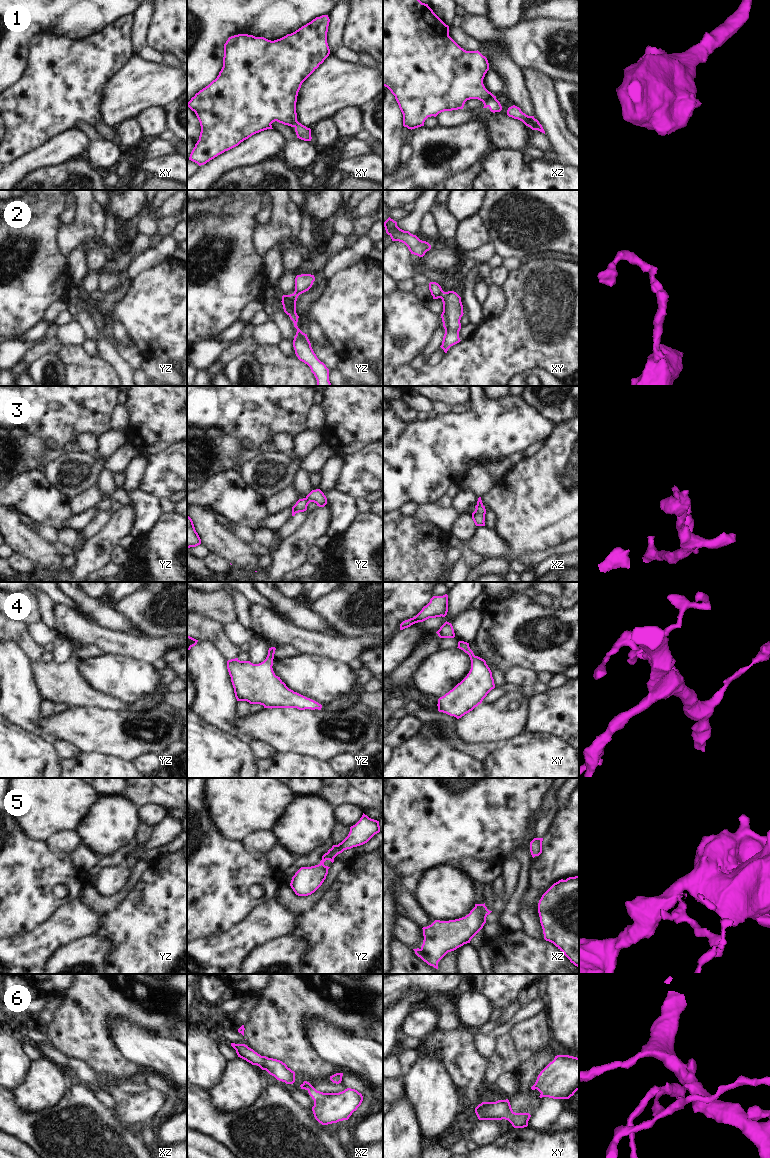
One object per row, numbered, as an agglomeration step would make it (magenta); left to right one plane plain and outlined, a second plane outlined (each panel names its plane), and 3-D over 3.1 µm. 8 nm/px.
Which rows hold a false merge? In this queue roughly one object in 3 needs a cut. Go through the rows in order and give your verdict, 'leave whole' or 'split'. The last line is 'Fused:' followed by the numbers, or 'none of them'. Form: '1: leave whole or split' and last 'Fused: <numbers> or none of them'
1: split
2: leave whole
3: leave whole
4: leave whole
5: split
6: leave whole
Fused: 1, 5

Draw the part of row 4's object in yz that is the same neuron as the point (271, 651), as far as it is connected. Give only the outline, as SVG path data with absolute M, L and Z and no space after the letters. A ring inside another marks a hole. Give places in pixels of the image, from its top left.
M275 647L268 650L266 659L253 664L238 658L227 661L237 701L260 704L264 708L297 708L299 710L321 710L322 705L293 690L276 676L273 671Z

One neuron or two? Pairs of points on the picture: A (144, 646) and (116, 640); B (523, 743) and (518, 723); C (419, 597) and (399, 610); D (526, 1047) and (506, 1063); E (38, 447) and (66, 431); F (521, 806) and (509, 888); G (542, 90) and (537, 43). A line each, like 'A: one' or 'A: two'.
A: one
B: two
C: one
D: two
E: two
F: two
G: two

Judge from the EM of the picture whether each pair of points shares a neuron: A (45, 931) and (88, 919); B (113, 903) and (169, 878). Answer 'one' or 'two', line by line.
A: one
B: two

